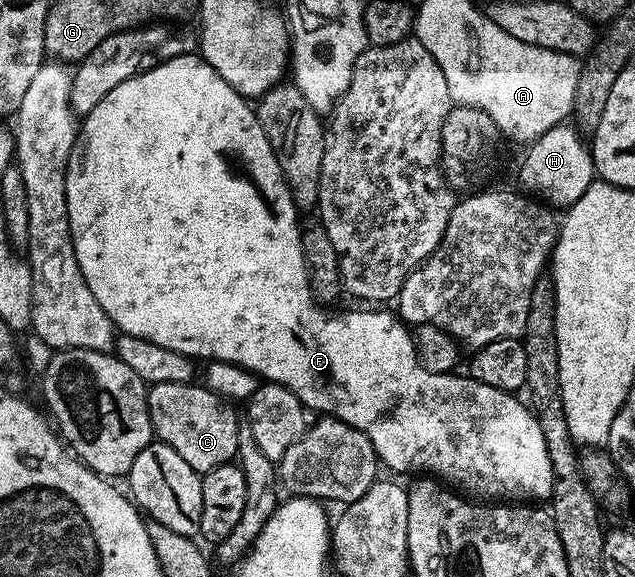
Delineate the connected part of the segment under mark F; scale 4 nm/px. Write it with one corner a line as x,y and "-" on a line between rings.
187,53
141,71
139,75
116,85
116,89
112,89
112,93
108,93
108,97
104,97
104,101
100,101
100,105
96,105
96,109
89,111
81,120
66,170
68,221
80,273
84,273
84,281
88,281
92,297
100,301
115,328
121,334
144,337
144,341
152,341
152,345
164,345
164,349
189,355
195,361
204,359
232,363
251,371
262,381
284,385
296,393
307,412
318,411
319,416
330,416
364,432
385,470
387,467
390,471
429,473
478,501
549,500
554,493
554,470
552,459
548,457
548,443
544,441
540,421
523,400
523,404
518,400
517,394
492,389
492,385
484,385
465,374
445,375
424,369
416,357
411,328
393,310
370,309
374,311
363,313
358,331
338,331
342,327
341,321
329,315
326,312
329,310
312,293
302,252
300,212
294,206
294,198
284,181
280,161
276,161
276,153
272,145
268,145
268,137
264,137
255,108
246,103
249,102
244,96
232,89
232,85
228,85
228,81
224,81
224,77
220,77
220,73
216,73
216,69
212,69
205,59

